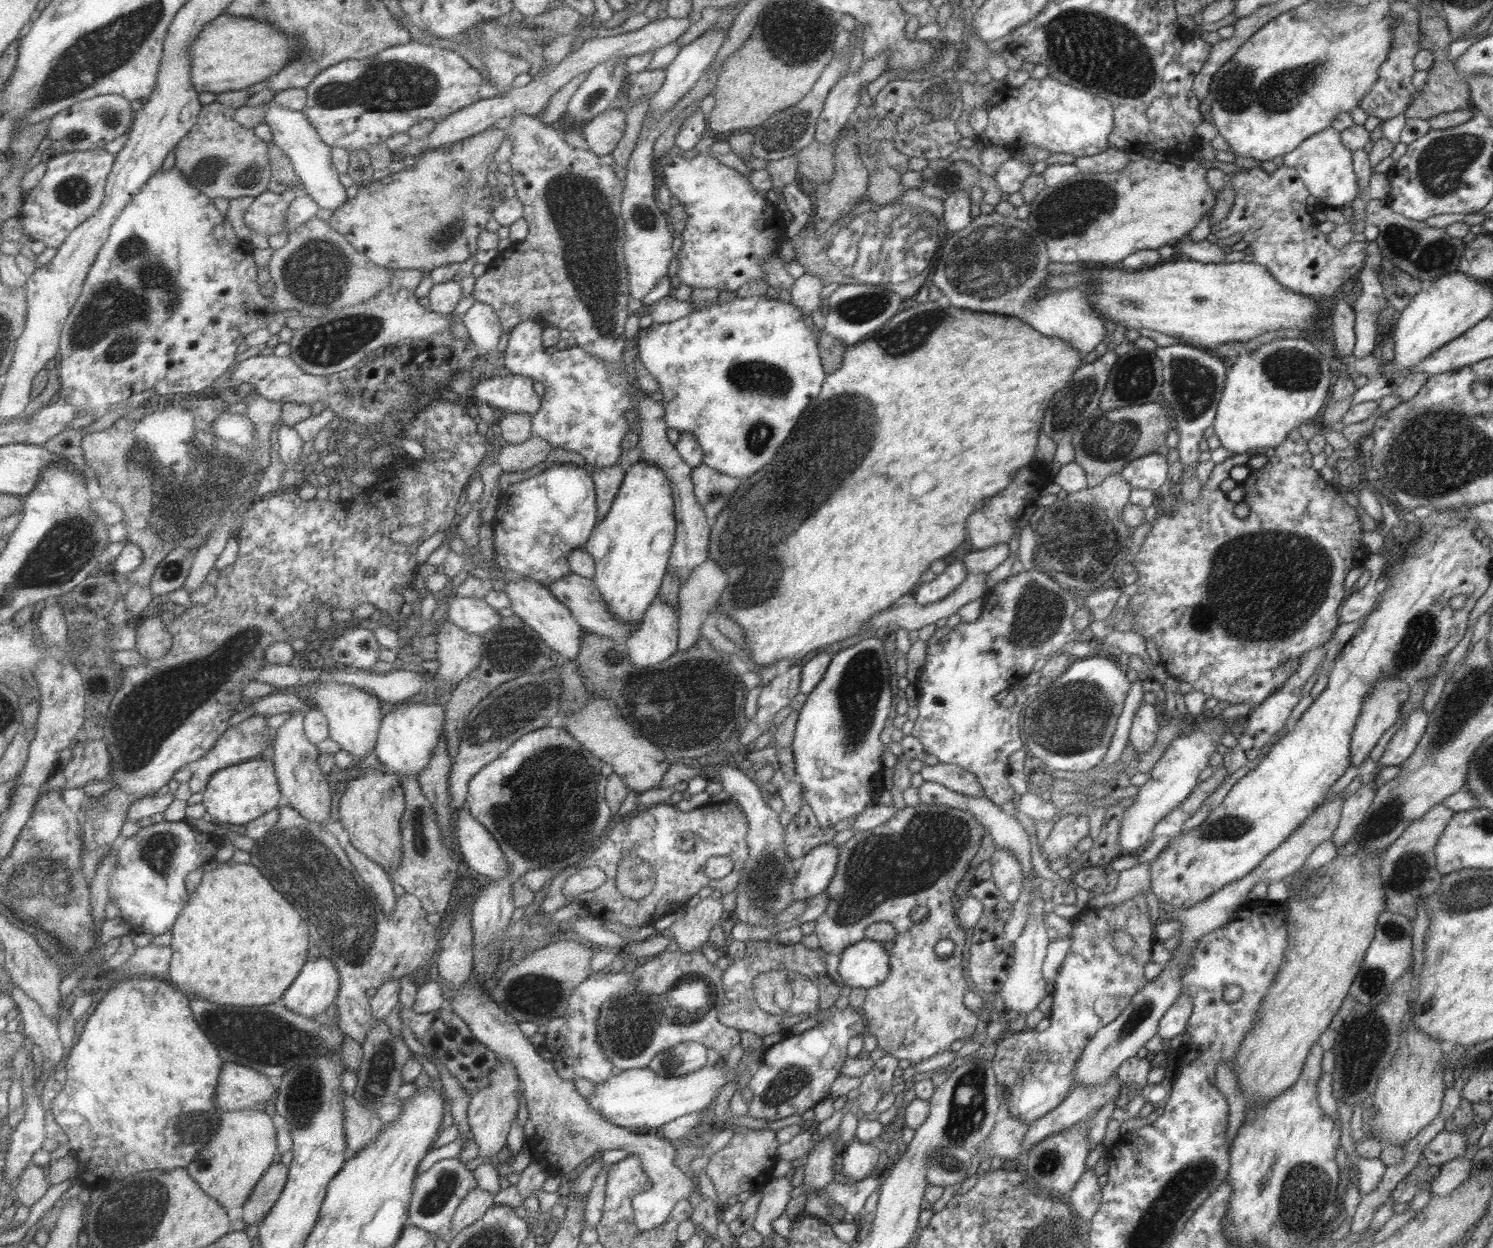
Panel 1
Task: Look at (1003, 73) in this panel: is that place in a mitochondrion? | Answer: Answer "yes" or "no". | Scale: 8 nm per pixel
no

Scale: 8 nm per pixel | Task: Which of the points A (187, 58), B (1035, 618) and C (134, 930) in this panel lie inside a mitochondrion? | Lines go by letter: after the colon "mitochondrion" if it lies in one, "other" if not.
A: other
B: mitochondrion
C: other

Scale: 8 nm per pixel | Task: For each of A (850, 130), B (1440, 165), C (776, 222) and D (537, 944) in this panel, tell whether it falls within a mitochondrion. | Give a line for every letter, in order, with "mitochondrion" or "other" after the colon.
A: other
B: mitochondrion
C: other
D: other

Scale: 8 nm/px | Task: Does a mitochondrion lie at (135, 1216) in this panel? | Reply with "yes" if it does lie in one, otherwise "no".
yes

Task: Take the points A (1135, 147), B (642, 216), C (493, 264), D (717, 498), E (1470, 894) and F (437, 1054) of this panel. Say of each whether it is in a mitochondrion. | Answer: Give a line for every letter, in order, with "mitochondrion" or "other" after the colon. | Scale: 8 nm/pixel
A: other
B: mitochondrion
C: other
D: mitochondrion
E: mitochondrion
F: other

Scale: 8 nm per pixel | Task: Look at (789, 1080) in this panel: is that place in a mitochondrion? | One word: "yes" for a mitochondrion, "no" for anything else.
yes

